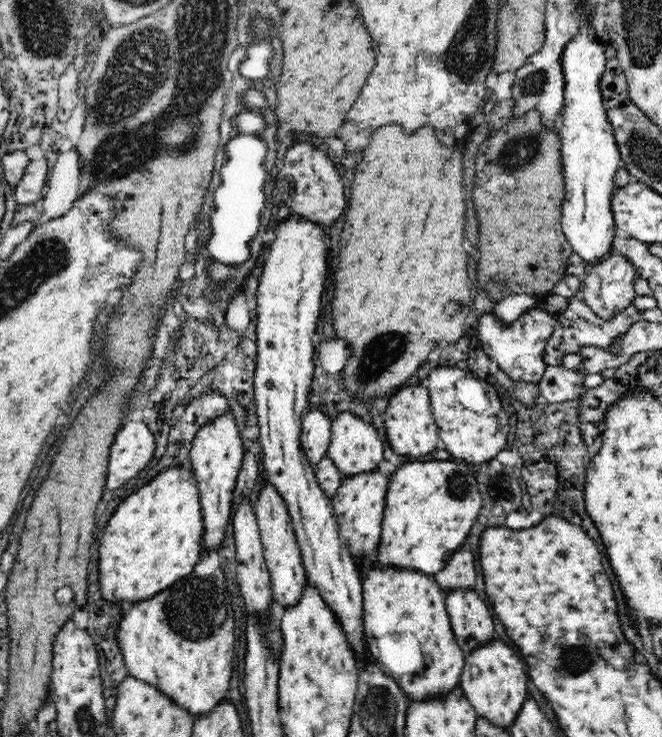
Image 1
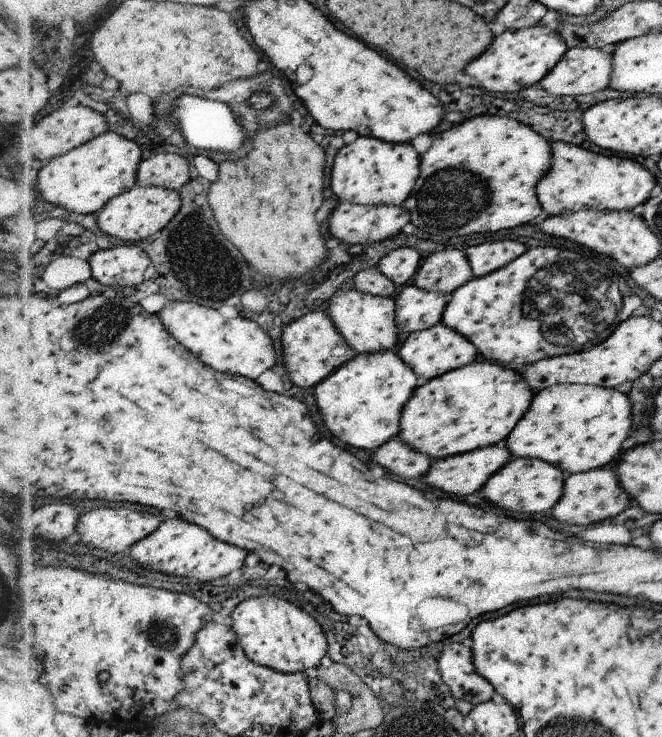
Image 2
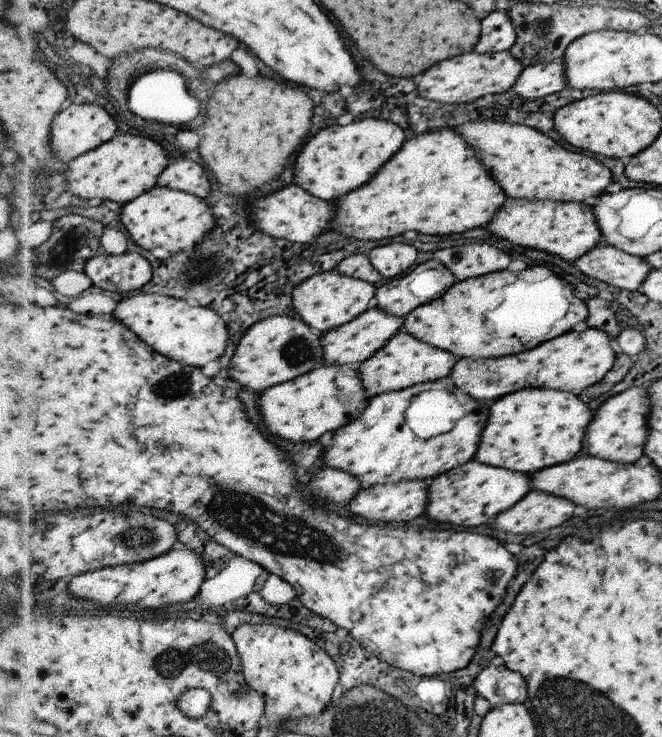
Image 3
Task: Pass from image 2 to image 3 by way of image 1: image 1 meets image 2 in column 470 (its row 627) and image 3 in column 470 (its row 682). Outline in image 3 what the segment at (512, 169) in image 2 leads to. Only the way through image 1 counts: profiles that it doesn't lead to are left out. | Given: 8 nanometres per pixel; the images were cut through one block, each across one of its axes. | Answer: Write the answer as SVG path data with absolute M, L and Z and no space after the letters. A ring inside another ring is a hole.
M426 132L410 138L410 144L386 164L386 172L378 180L370 180L370 184L350 192L344 199L333 201L338 208L338 224L334 224L333 231L372 242L394 238L396 232L404 234L406 230L430 236L462 234L486 227L507 200L505 190L484 170L474 150L464 144L458 132Z

